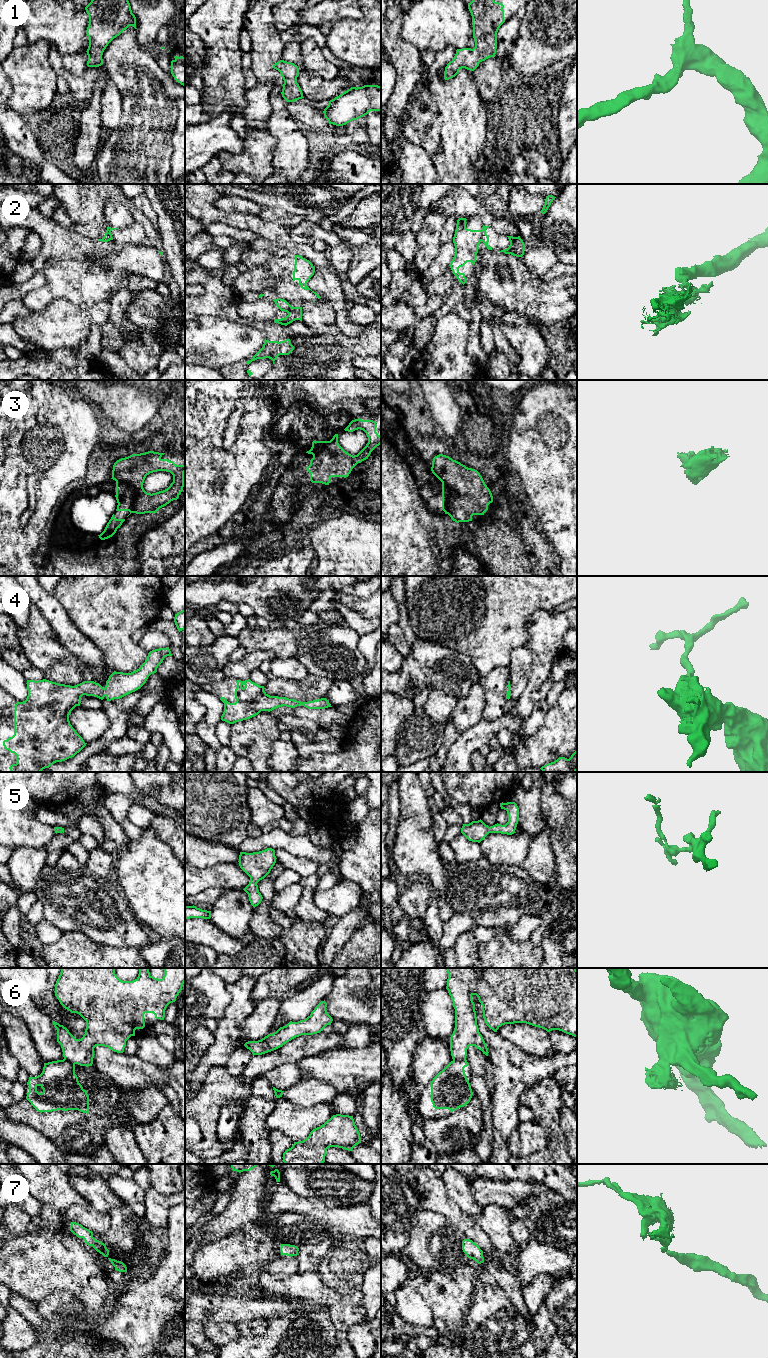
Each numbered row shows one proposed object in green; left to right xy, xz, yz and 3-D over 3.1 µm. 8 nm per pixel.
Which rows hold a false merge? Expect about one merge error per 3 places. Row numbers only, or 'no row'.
2, 3, 6

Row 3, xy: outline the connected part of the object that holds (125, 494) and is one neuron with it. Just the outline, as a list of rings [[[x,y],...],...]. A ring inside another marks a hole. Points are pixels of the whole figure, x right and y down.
[[[116,481],[116,495],[115,495],[115,497],[116,497],[116,500],[117,500],[117,503],[118,503],[116,511],[129,511],[130,514],[131,514],[134,499],[135,499],[135,489],[134,489],[134,487],[132,487],[130,484],[126,483],[126,482]]]

